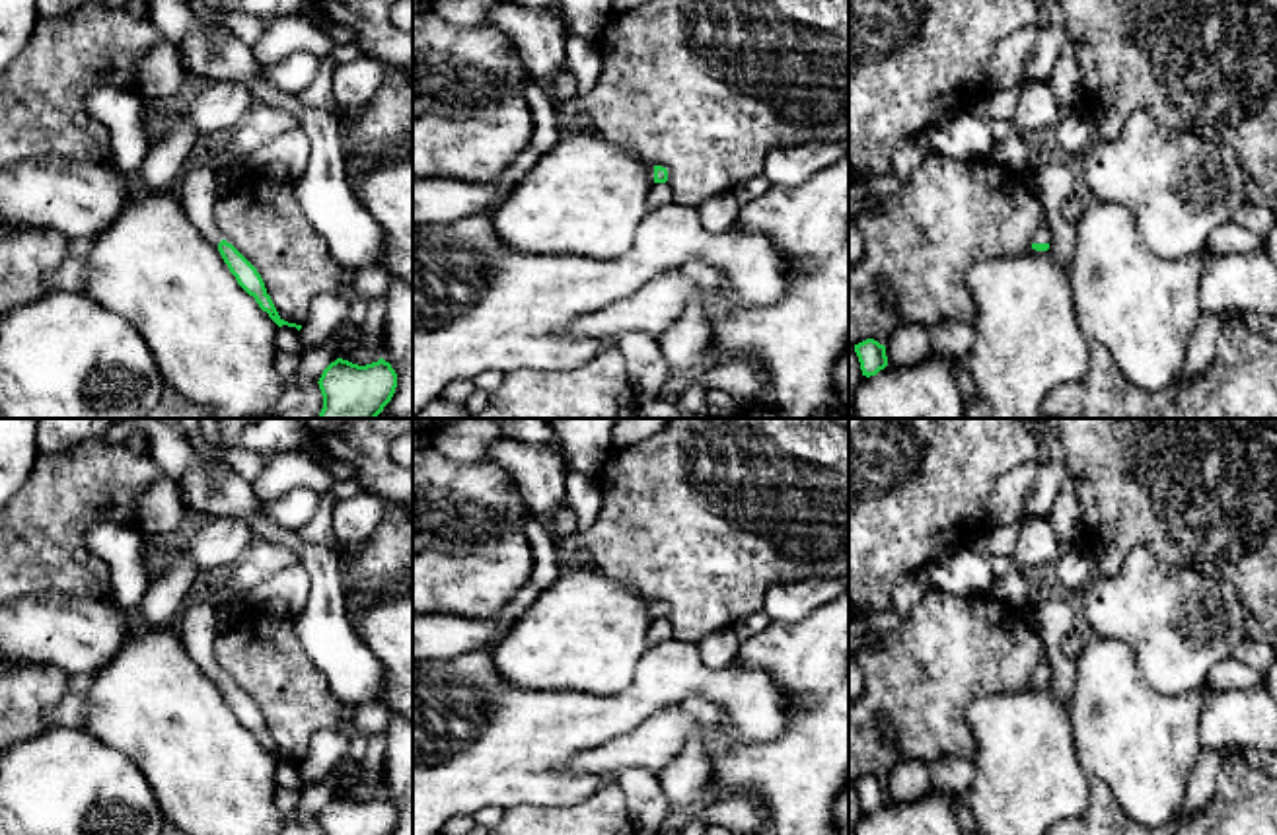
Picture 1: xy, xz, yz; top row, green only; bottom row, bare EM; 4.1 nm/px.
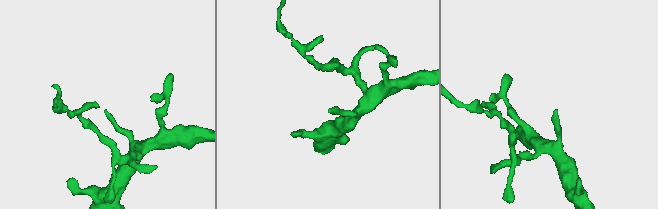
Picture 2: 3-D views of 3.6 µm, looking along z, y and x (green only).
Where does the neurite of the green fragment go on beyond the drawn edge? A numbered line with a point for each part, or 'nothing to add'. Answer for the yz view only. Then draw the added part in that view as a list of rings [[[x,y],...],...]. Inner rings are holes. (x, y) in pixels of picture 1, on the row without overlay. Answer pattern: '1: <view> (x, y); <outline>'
1: yz (1042, 670); [[[1047,654],[1043,660],[1036,666],[1032,679],[1049,679],[1051,677],[1051,666]]]

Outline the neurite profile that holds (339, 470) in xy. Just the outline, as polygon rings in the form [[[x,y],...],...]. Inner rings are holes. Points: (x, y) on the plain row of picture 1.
[[[317,450],[313,459],[325,467],[337,481],[347,481],[356,477],[356,469],[345,461],[335,459],[331,454]]]

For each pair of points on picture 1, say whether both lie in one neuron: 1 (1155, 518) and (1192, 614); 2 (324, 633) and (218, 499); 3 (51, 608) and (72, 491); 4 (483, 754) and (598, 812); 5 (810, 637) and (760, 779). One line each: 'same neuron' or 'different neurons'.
1: different neurons
2: same neuron
3: different neurons
4: different neurons
5: same neuron

